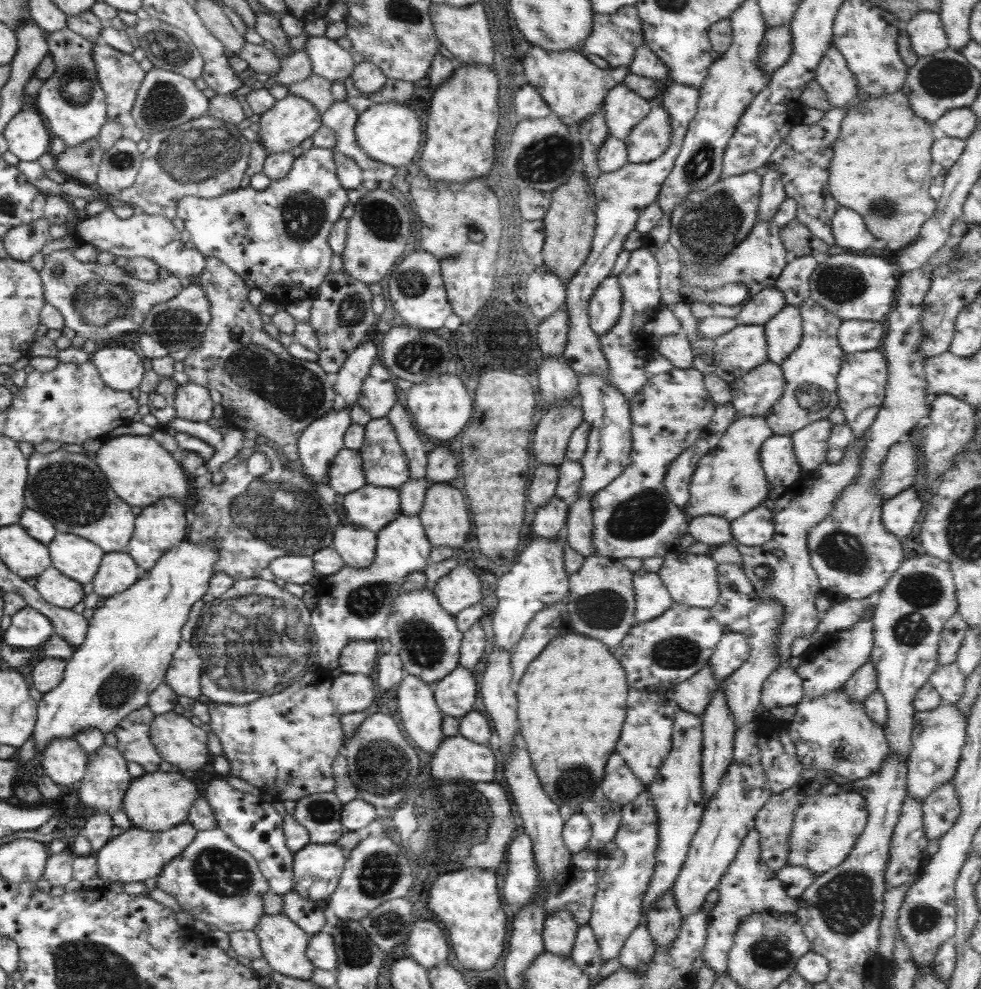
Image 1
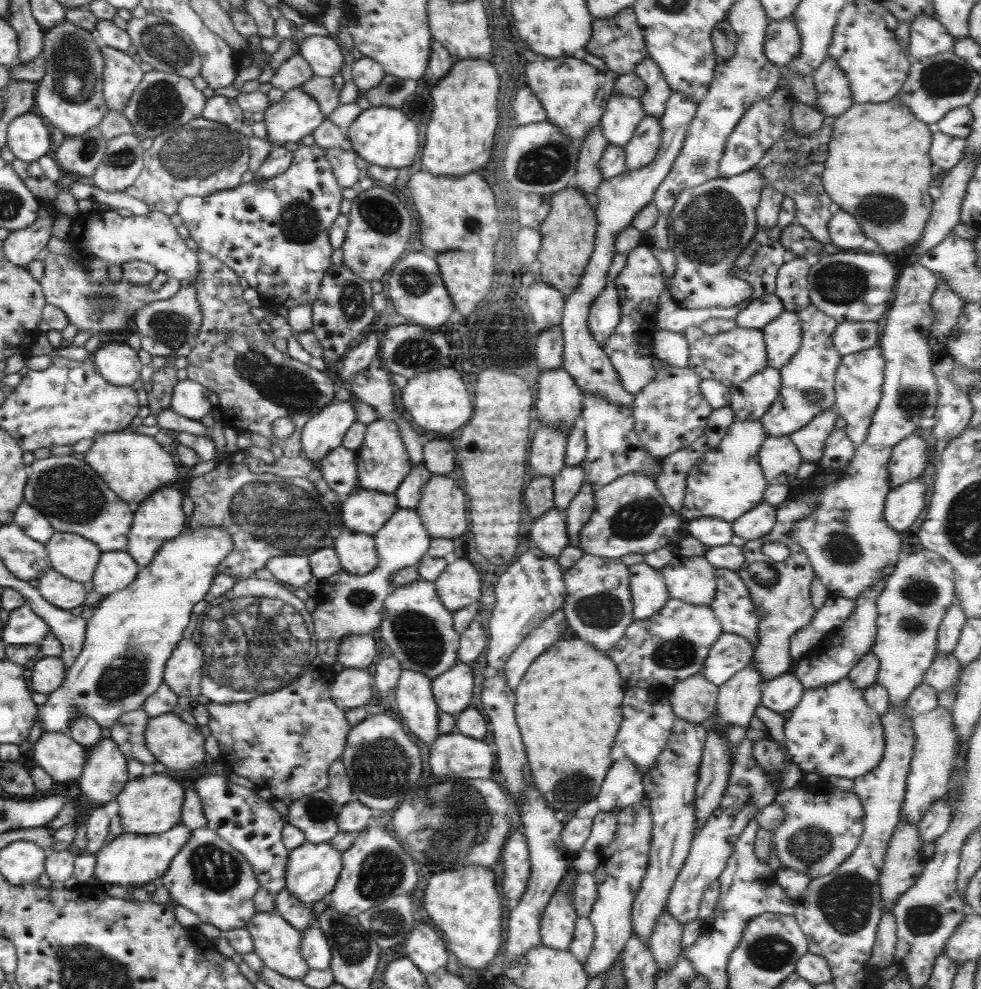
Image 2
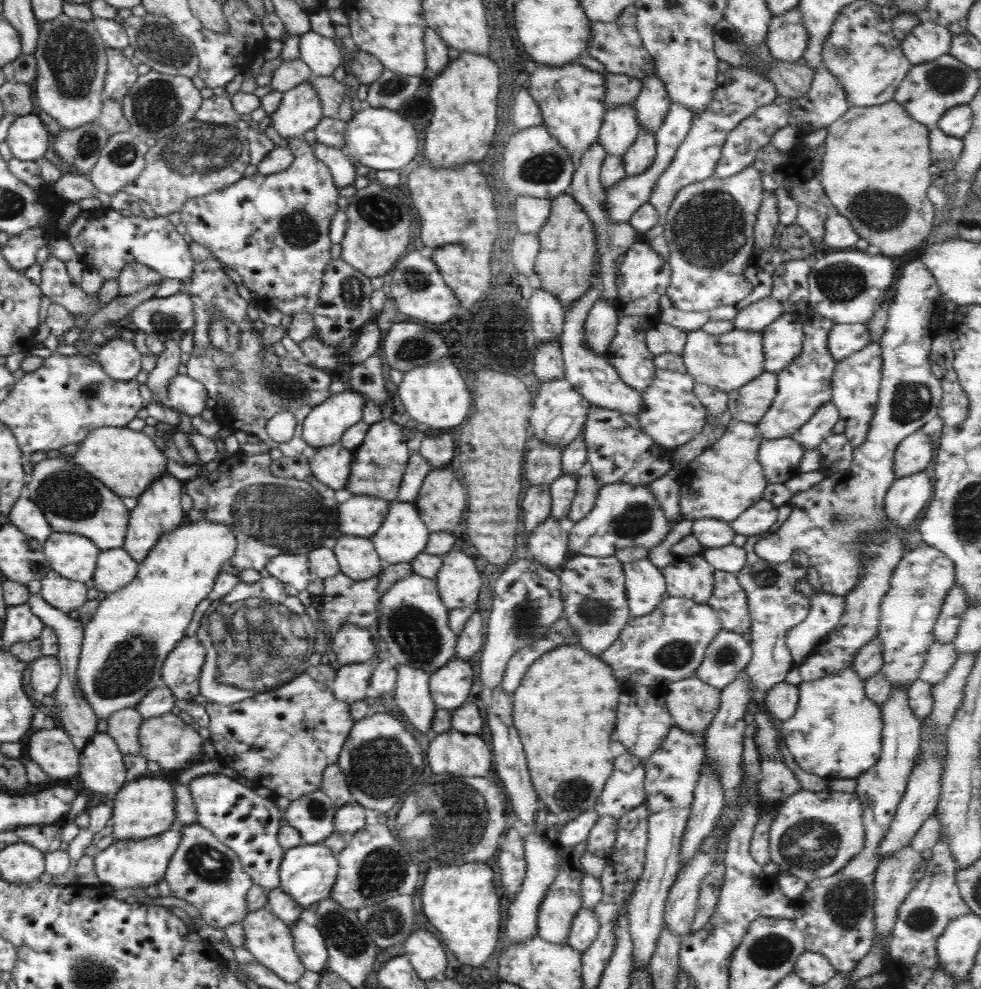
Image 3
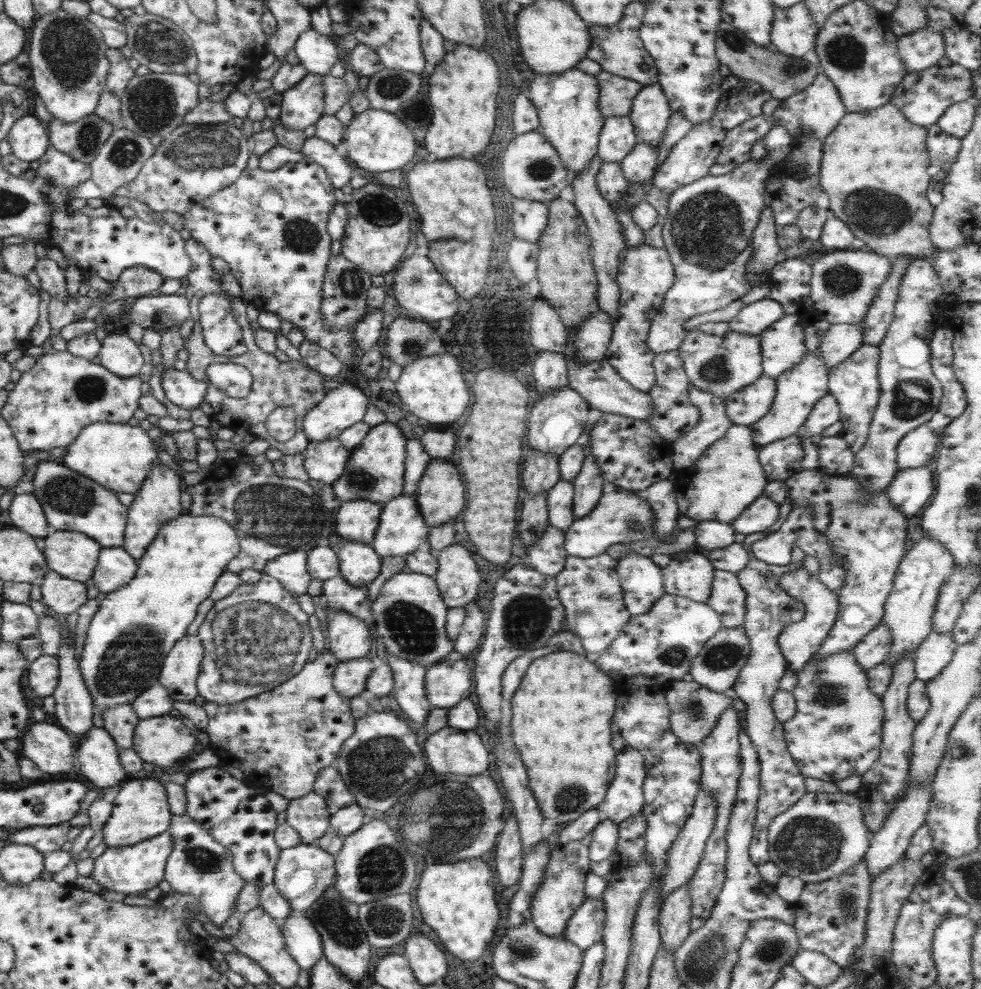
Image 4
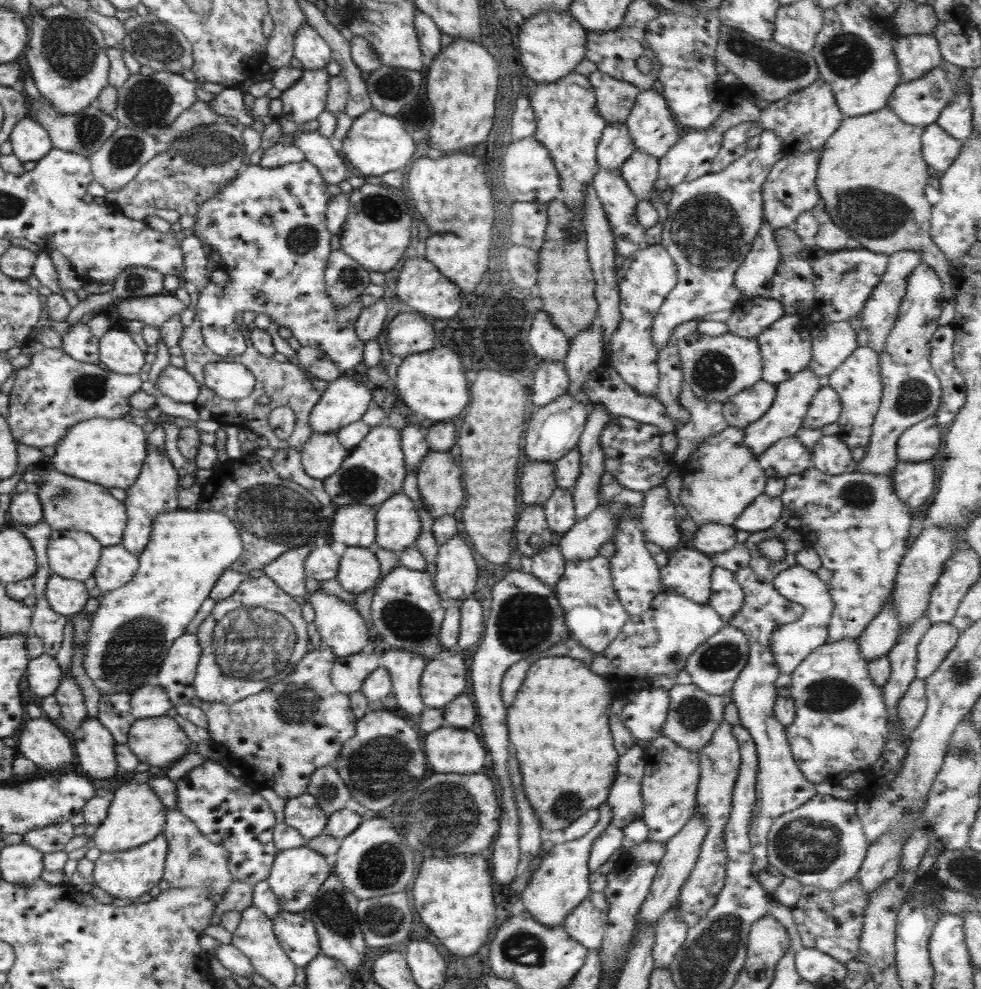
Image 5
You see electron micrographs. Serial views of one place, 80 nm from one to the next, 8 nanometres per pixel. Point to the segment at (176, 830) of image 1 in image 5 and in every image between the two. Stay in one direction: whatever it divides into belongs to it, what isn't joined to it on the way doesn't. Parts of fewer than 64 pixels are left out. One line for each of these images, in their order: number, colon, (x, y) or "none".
2: (130, 860)
3: (139, 863)
4: (130, 870)
5: (127, 874)

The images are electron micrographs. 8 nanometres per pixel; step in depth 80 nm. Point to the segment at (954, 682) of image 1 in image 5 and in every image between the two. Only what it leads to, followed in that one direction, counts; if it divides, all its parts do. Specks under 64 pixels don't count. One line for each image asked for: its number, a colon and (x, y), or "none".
2: (943, 672)
3: (938, 659)
4: (936, 649)
5: (936, 641)

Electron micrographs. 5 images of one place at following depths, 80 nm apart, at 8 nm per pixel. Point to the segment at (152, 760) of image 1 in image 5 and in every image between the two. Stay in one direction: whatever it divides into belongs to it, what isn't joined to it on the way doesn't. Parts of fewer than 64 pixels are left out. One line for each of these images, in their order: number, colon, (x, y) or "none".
2: (126, 732)
3: (122, 726)
4: (119, 721)
5: (114, 714)

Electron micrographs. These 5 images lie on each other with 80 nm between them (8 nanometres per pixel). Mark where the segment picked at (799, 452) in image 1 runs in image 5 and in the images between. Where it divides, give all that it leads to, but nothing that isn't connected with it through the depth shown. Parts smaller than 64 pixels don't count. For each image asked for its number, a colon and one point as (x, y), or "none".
2: (808, 440)
3: (818, 426)
4: (825, 411)
5: (823, 408)

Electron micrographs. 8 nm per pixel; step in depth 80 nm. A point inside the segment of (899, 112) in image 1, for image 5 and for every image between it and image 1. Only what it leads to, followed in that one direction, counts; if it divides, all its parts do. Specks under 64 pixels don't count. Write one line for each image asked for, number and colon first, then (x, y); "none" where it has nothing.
2: (876, 170)
3: (873, 170)
4: (872, 167)
5: (870, 176)

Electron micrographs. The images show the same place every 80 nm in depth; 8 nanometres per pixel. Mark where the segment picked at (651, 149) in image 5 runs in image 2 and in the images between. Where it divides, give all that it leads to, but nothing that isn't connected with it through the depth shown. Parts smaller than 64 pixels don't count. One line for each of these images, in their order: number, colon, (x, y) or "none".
2: (652, 101)
3: (651, 104)
4: (649, 113)

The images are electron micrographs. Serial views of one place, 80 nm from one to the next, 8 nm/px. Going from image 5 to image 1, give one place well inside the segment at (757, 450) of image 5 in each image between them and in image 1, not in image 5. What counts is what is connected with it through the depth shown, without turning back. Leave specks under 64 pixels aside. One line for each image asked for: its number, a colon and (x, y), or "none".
1: (809, 372)
2: (806, 380)
3: (803, 385)
4: (798, 388)

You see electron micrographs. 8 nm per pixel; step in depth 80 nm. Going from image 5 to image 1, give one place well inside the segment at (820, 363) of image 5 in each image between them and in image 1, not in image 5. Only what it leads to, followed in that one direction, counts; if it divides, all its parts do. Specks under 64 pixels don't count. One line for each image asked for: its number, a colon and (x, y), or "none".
1: (852, 335)
2: (847, 337)
3: (843, 339)
4: (838, 341)

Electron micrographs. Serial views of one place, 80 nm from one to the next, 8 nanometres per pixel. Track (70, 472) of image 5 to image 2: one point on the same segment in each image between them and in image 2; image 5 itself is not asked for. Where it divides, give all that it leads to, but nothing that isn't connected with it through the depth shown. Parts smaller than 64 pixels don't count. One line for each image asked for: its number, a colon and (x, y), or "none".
2: (132, 465)
3: (125, 461)
4: (117, 456)

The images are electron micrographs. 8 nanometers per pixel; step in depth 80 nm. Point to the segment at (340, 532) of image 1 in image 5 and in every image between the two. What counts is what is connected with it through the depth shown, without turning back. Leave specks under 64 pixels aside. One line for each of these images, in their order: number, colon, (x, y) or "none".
2: (355, 551)
3: (356, 557)
4: (358, 563)
5: (358, 570)

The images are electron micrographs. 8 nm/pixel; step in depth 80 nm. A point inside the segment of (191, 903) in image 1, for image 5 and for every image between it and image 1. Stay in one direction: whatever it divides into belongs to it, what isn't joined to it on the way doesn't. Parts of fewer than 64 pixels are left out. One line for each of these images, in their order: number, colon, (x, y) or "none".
2: (208, 877)
3: (205, 873)
4: (197, 865)
5: (191, 860)

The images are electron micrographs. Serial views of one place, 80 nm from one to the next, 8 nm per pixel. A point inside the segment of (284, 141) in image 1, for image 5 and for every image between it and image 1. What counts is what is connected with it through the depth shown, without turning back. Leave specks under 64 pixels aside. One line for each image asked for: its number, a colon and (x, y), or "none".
2: (296, 114)
3: (299, 110)
4: (301, 105)
5: (303, 101)

